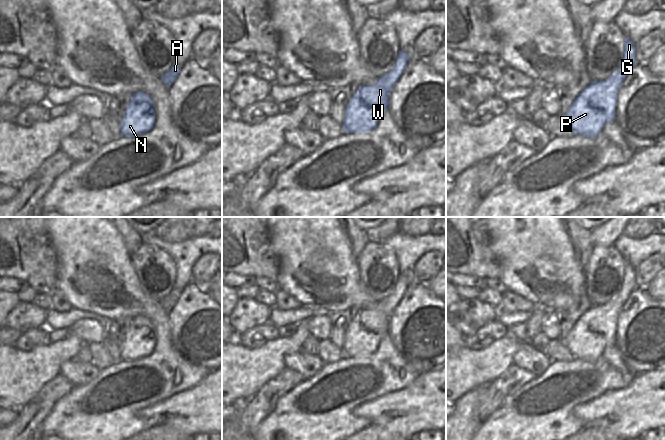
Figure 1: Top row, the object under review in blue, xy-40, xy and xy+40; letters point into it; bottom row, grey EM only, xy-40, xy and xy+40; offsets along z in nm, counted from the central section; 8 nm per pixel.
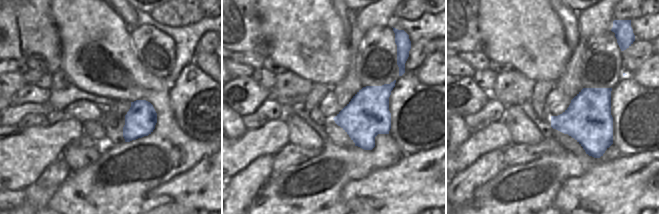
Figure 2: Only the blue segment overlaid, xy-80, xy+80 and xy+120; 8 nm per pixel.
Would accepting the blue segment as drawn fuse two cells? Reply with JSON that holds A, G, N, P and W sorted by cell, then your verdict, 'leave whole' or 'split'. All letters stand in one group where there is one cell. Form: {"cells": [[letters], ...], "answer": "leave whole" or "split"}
{"cells": [["A", "G", "N", "P", "W"]], "answer": "leave whole"}

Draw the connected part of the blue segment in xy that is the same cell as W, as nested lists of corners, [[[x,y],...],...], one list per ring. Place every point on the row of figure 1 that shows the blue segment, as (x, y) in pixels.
[[[399,50],[397,60],[388,73],[378,78],[376,83],[361,85],[357,89],[345,110],[345,133],[366,133],[377,126],[383,112],[389,109],[390,92],[410,60],[408,53]]]

